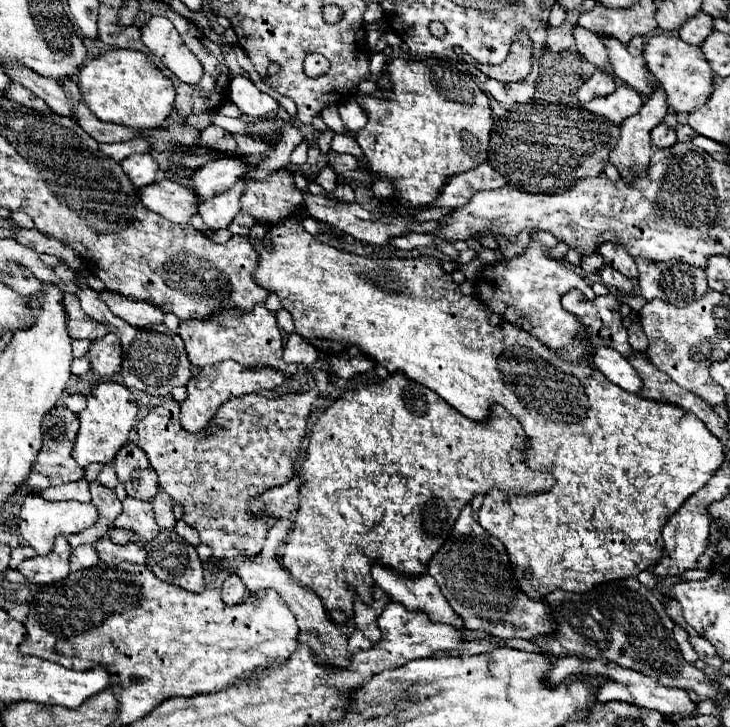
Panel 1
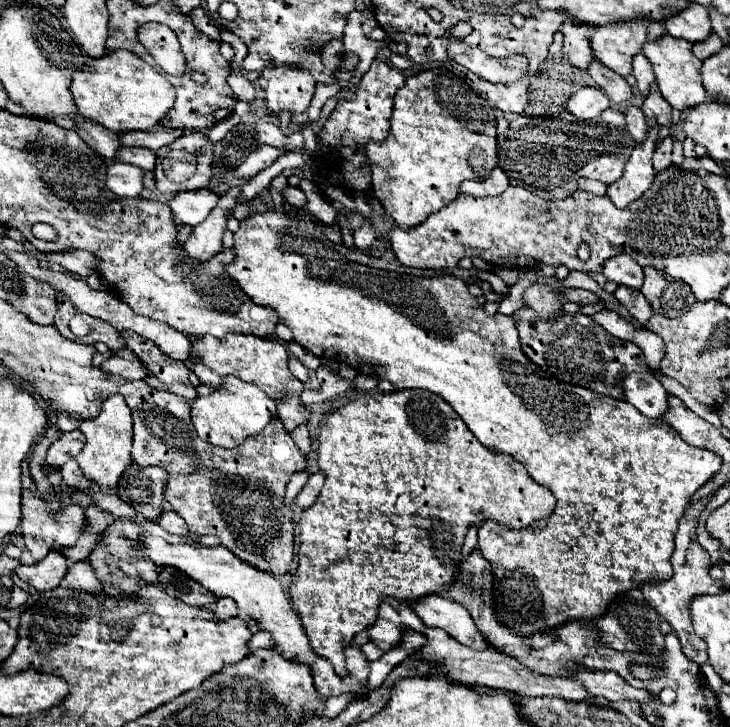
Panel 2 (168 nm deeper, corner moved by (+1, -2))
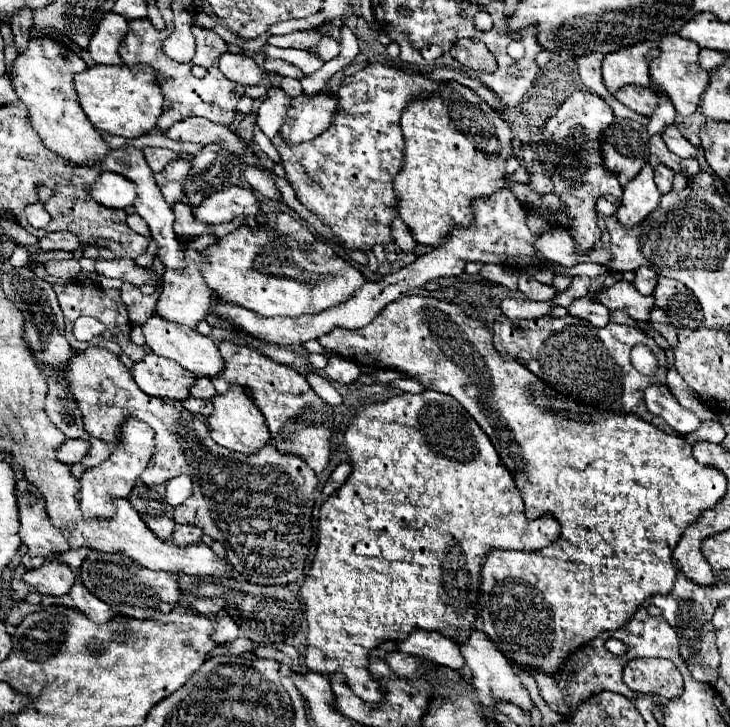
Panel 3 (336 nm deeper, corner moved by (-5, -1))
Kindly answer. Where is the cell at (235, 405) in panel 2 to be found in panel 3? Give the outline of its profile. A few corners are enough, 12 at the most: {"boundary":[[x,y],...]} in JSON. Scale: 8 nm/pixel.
{"boundary":[[240,386],[214,396],[216,444],[246,456],[270,440]]}

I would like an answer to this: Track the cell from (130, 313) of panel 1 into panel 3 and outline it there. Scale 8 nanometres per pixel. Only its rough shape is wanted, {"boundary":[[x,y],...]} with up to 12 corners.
{"boundary":[[150,316],[142,326],[154,354],[196,378],[224,370],[216,344],[196,330]]}

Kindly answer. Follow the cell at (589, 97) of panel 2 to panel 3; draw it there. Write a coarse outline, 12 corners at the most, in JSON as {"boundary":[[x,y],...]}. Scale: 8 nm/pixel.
{"boundary":[[578,90],[540,132],[576,252],[602,236],[596,200],[622,198],[600,138],[612,108]]}

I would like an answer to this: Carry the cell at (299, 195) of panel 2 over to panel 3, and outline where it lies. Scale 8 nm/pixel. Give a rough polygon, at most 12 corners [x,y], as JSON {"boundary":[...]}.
{"boundary":[[244,170],[248,186],[264,198],[278,200],[274,174]]}

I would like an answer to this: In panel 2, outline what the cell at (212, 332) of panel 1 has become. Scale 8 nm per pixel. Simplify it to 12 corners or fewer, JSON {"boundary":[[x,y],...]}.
{"boundary":[[200,337],[190,369],[220,387],[224,375],[278,401],[288,431],[306,423],[302,381],[274,337]]}

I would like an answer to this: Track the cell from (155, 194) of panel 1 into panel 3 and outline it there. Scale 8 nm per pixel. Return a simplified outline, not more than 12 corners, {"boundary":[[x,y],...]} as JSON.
{"boundary":[[242,186],[212,194],[194,218],[224,224],[260,214],[260,200]]}

